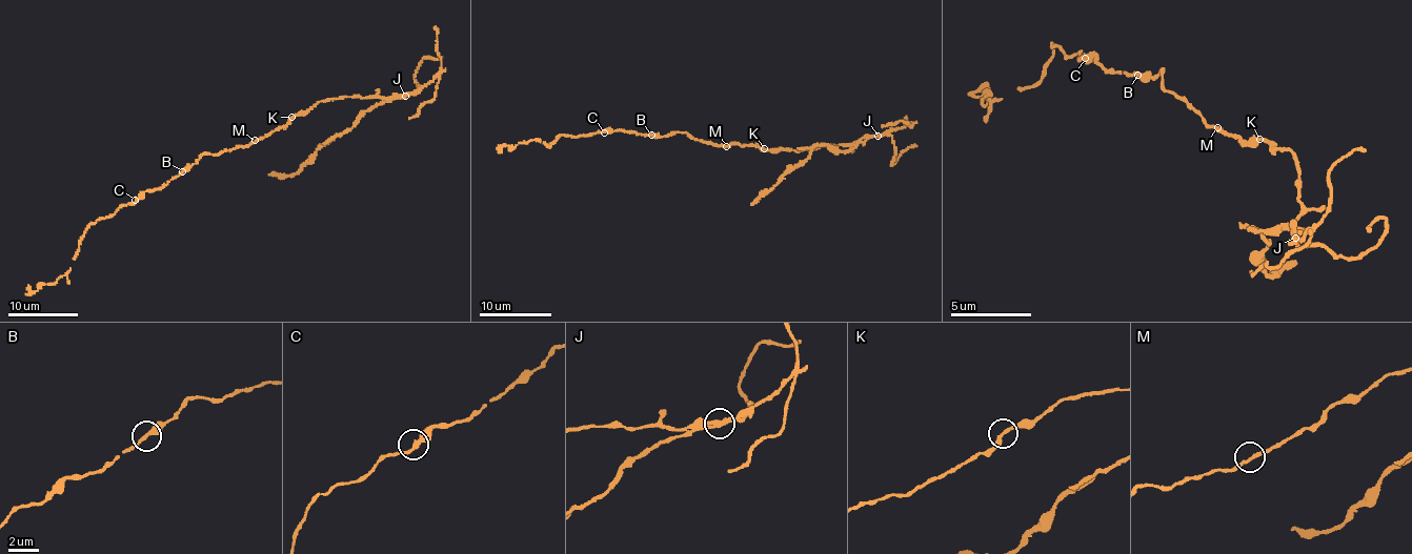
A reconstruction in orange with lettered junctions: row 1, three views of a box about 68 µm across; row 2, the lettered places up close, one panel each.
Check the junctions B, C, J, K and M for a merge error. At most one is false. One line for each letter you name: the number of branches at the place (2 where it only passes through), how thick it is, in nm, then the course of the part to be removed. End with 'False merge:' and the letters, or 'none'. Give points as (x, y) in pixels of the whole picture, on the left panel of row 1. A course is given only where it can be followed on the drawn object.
J: 2 | 260 nm | (405, 96), (367, 108), (351, 128), (323, 144), (299, 171), (268, 173)
False merge: J

